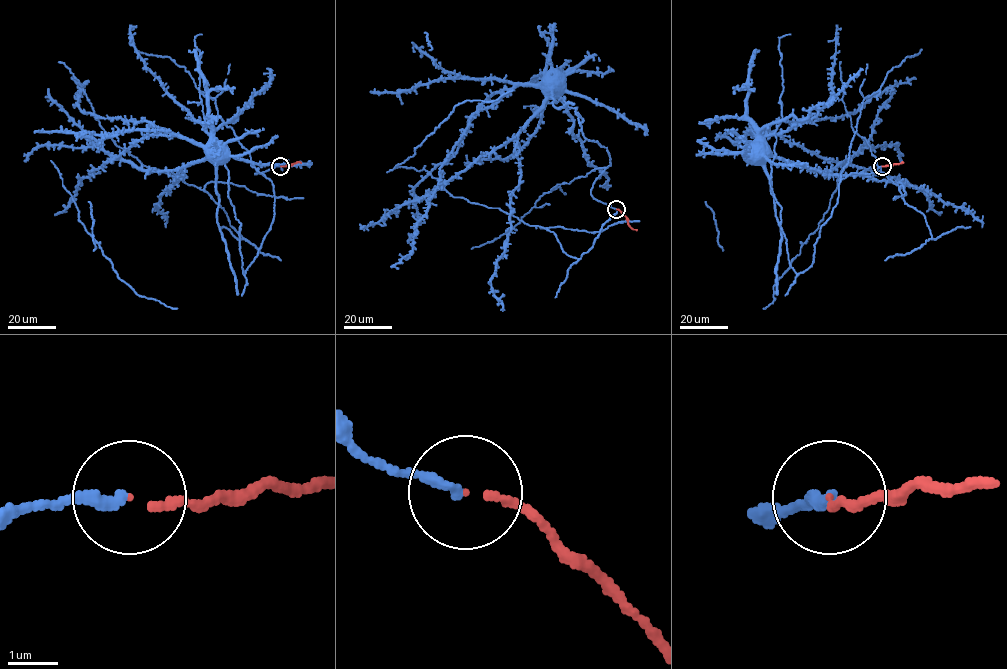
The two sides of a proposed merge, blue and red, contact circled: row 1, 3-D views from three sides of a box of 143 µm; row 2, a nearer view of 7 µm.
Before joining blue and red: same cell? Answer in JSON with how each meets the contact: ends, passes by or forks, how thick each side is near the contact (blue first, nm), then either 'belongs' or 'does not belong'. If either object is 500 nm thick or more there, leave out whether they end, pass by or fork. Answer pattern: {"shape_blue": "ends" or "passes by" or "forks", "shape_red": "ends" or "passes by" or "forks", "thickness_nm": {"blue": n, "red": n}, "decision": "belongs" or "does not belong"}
{"shape_blue": "ends", "shape_red": "ends", "thickness_nm": {"blue": 200, "red": 110}, "decision": "belongs"}

